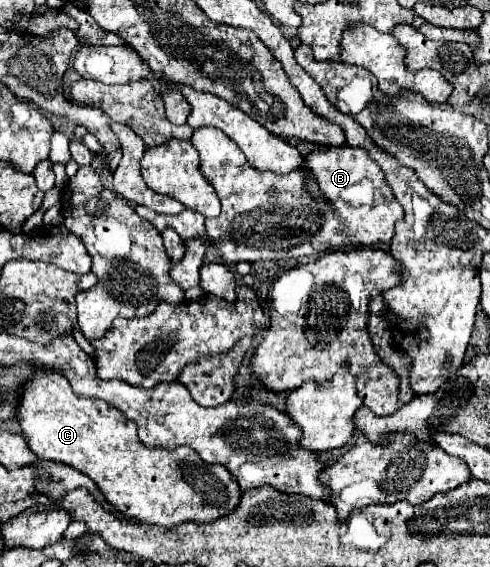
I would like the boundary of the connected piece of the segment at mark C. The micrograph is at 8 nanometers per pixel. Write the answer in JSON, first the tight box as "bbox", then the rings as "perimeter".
{"bbox":[19,371,243,527],"perimeter":[[[39,371],[33,381],[25,385],[21,395],[19,421],[27,435],[29,447],[35,451],[37,457],[67,463],[69,467],[91,477],[103,497],[113,505],[113,509],[117,509],[129,519],[137,519],[141,523],[157,523],[165,527],[173,527],[187,521],[207,525],[235,511],[241,501],[243,491],[225,467],[205,463],[189,447],[177,447],[173,451],[145,447],[137,437],[135,423],[129,421],[125,413],[107,405],[101,399],[85,399],[75,395],[71,391],[69,381],[55,371]]]}

